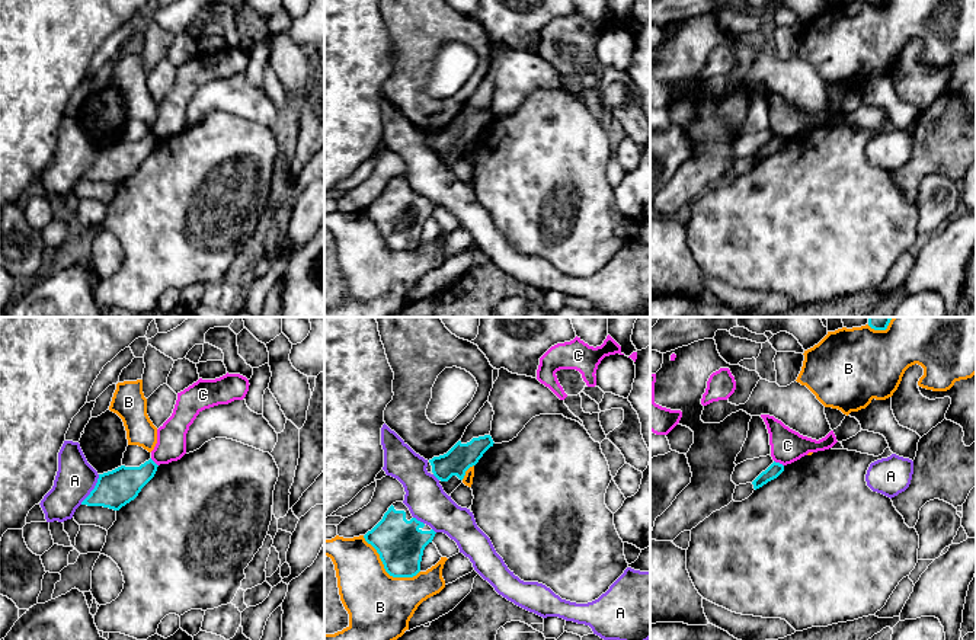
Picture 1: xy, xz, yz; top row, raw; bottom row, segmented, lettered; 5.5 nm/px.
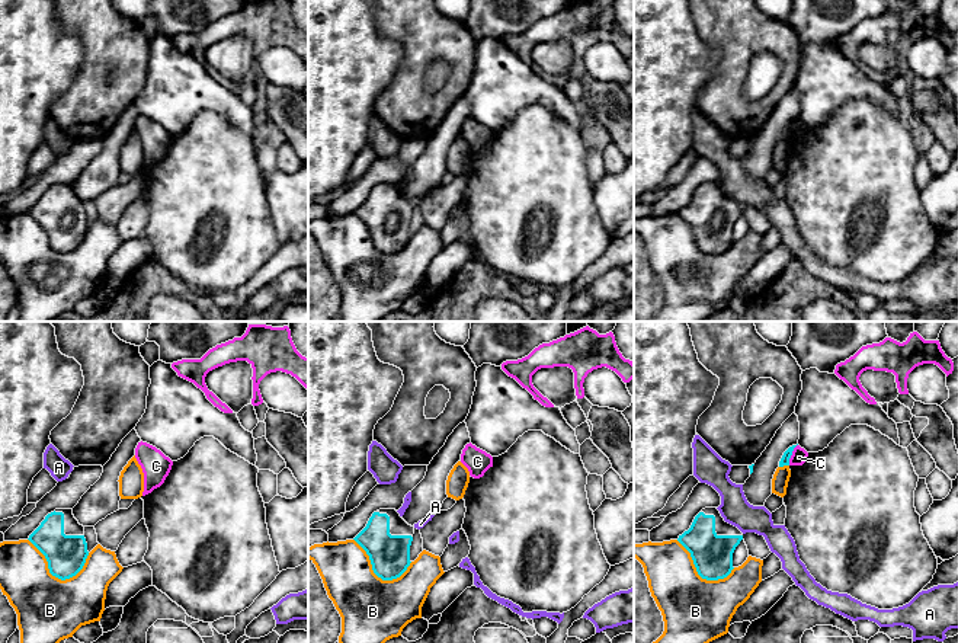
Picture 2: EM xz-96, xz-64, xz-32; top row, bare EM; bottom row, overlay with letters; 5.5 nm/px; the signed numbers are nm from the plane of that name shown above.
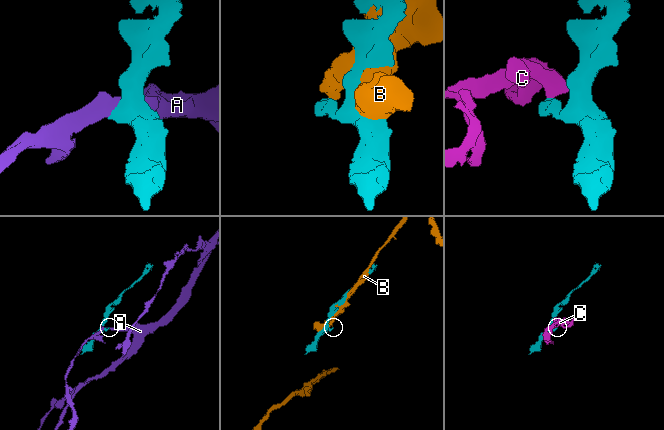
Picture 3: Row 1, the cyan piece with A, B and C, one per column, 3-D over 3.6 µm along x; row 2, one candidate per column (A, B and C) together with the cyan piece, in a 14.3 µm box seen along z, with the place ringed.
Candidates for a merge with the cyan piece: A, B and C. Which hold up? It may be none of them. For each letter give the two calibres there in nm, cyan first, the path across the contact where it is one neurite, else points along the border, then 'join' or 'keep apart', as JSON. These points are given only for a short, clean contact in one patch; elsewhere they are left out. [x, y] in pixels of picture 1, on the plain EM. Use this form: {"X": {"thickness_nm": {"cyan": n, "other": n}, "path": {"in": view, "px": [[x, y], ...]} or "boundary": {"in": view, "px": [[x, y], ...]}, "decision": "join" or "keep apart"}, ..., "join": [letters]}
{"A": {"thickness_nm": {"cyan": 200, "other": 220}, "decision": "keep apart"}, "B": {"thickness_nm": {"cyan": 260, "other": 360}, "decision": "keep apart"}, "C": {"thickness_nm": {"cyan": 80, "other": 190}, "boundary": {"in": "yz", "px": [[774, 134], [783, 140]]}, "decision": "keep apart"}, "join": []}

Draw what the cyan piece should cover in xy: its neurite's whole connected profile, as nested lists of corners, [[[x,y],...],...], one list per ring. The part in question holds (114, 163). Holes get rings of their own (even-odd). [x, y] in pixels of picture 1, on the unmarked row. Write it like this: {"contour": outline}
{"contour": [[[150,132],[140,141],[121,140],[112,145],[99,148],[95,163],[81,179],[119,185],[138,170],[141,163],[154,151],[157,141]]]}

